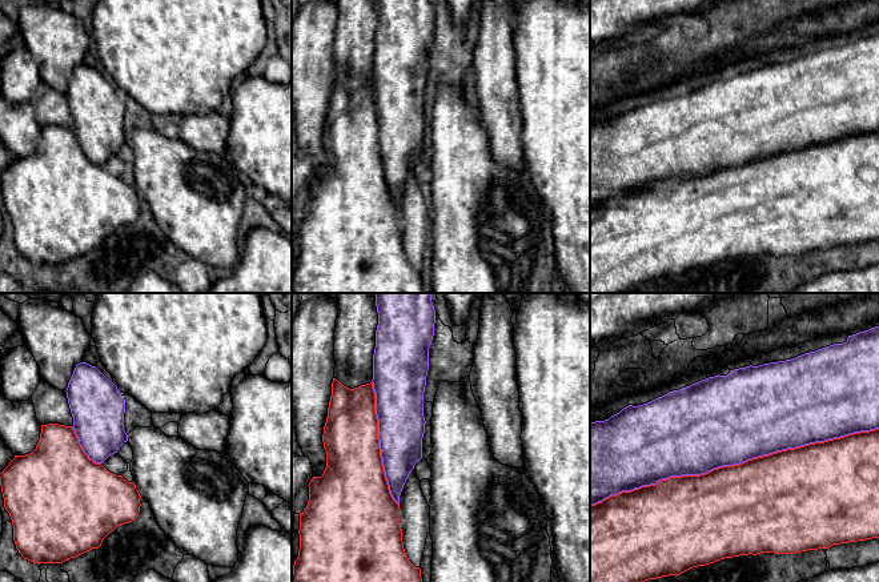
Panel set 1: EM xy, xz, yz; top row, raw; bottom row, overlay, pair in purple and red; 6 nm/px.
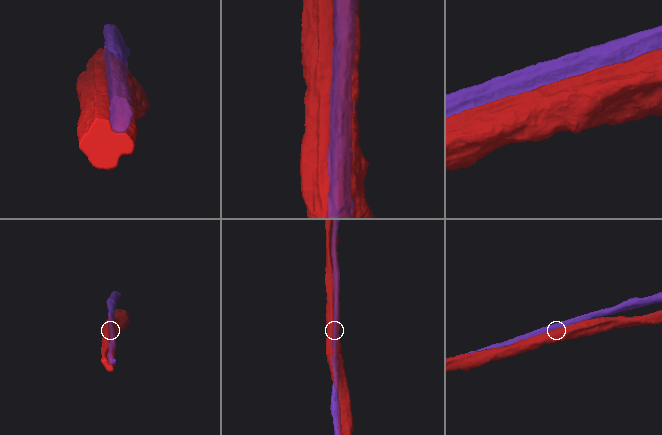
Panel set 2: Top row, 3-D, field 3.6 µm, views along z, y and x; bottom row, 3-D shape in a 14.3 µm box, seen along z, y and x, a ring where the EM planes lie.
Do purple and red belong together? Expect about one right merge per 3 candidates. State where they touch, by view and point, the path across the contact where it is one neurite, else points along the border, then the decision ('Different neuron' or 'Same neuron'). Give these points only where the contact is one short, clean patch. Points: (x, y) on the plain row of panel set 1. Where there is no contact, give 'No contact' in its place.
Touches purple at yz (734, 165). Different neuron

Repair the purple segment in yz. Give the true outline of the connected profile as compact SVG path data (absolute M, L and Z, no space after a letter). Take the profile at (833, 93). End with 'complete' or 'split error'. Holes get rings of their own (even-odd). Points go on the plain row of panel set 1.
M879 28L848 37L843 45L834 45L815 53L804 55L791 61L746 68L730 72L727 77L714 77L679 92L669 93L647 105L623 109L605 123L590 125L590 206L595 206L610 197L631 193L642 188L655 186L670 178L701 177L722 168L743 165L748 161L776 153L795 150L804 146L824 144L848 136L879 131Z; complete

